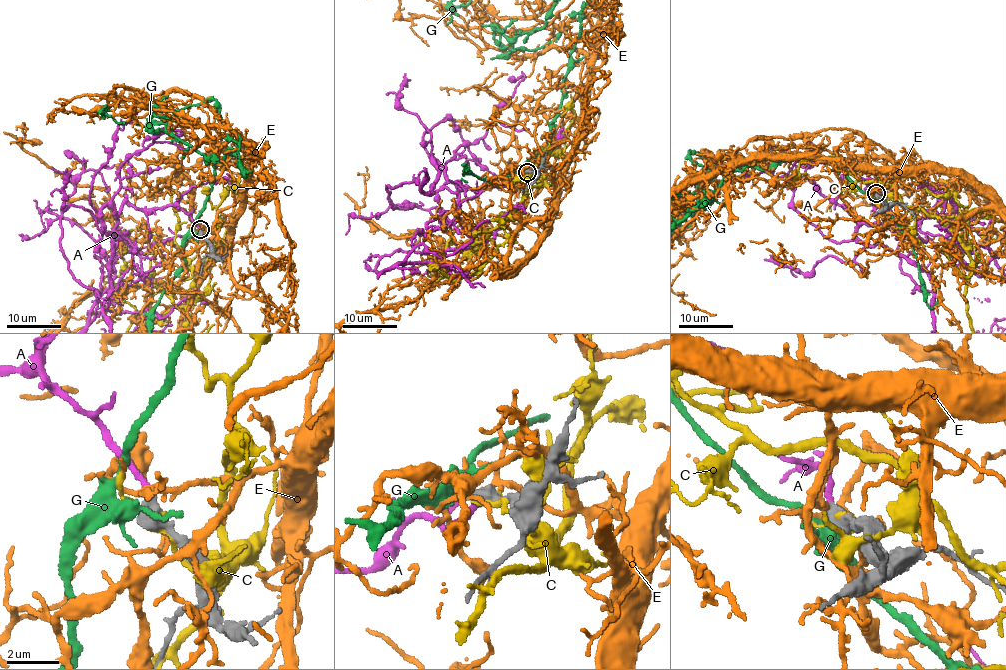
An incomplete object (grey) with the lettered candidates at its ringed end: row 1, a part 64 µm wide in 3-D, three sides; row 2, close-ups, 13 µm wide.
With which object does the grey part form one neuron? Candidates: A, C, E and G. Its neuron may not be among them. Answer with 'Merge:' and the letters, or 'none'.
Merge: A

